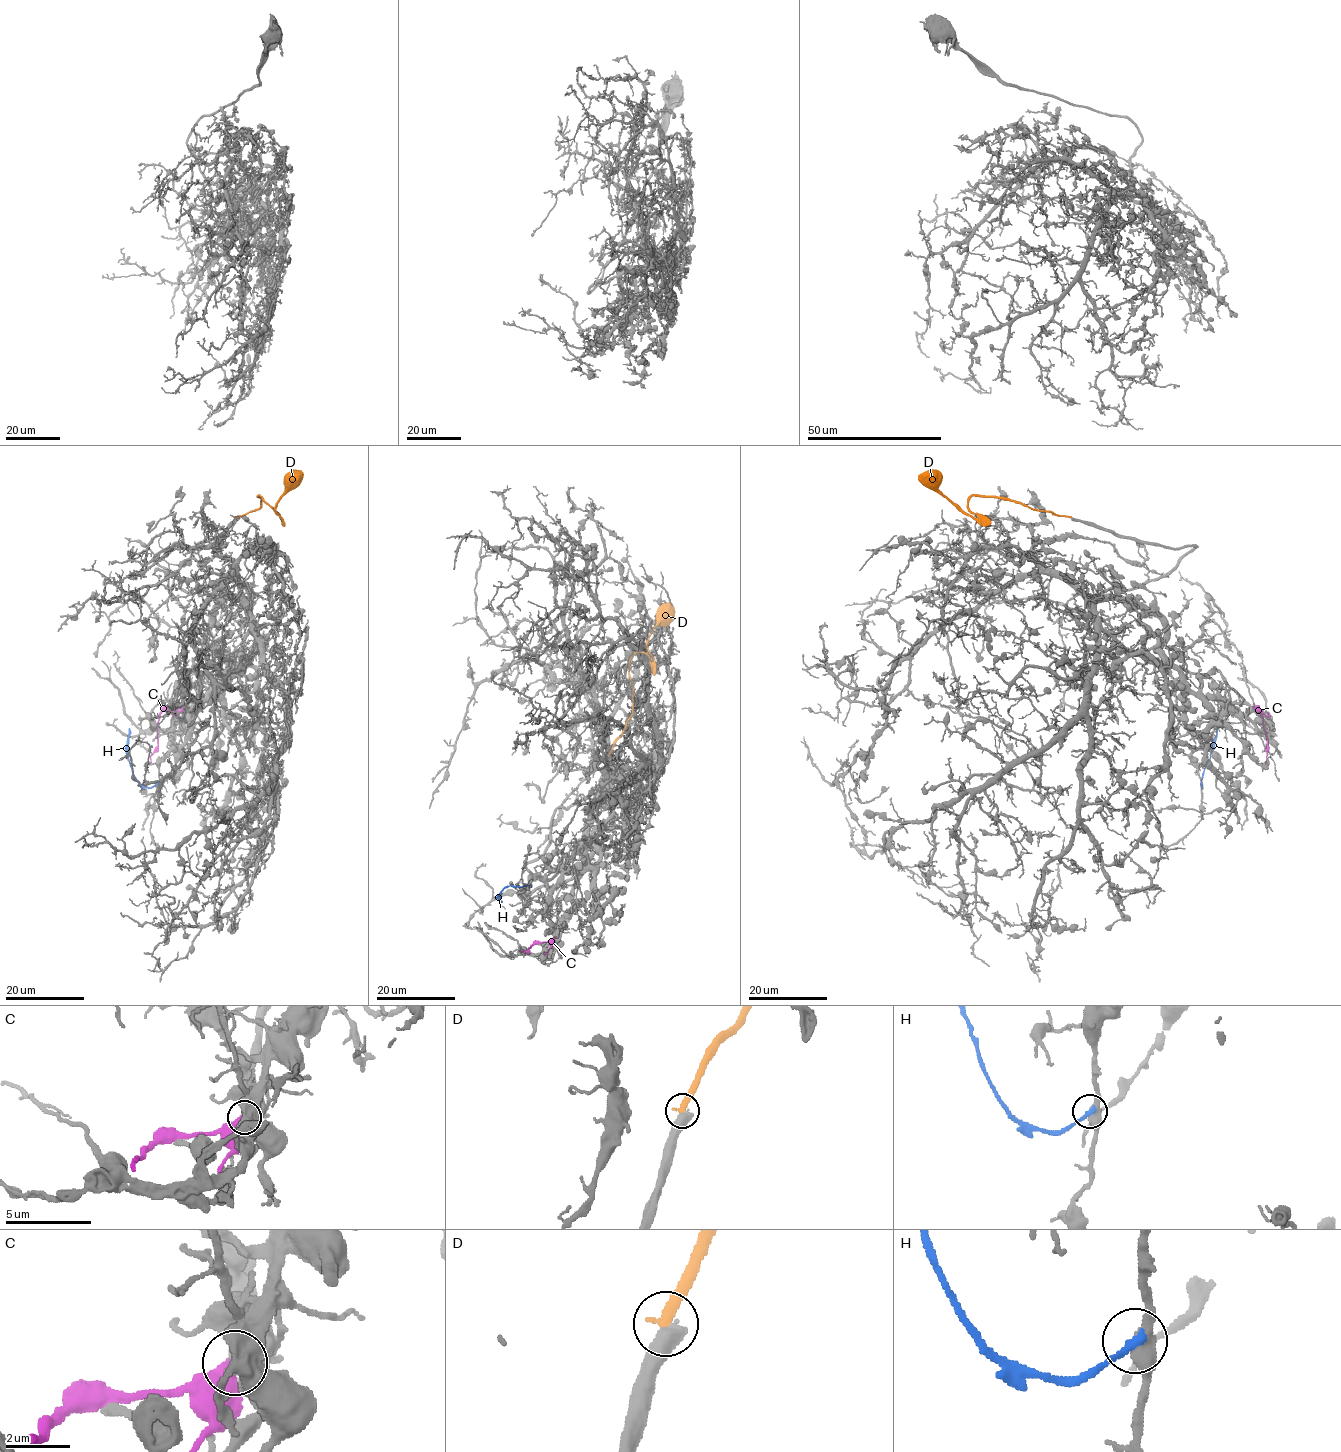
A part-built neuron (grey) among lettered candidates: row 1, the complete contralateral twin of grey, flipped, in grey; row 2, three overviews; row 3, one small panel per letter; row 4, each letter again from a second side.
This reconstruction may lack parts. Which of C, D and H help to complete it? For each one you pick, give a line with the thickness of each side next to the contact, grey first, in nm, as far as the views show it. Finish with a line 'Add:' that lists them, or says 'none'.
Add: none

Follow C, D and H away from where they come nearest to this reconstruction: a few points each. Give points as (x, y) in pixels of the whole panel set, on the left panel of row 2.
C: (183, 708), (161, 712), (158, 749), (150, 757), (150, 764)
D: (237, 517), (260, 507), (258, 495), (282, 518), (276, 512), (276, 504), (297, 474)
H: (158, 782), (144, 787), (134, 775), (128, 759), (129, 728)

